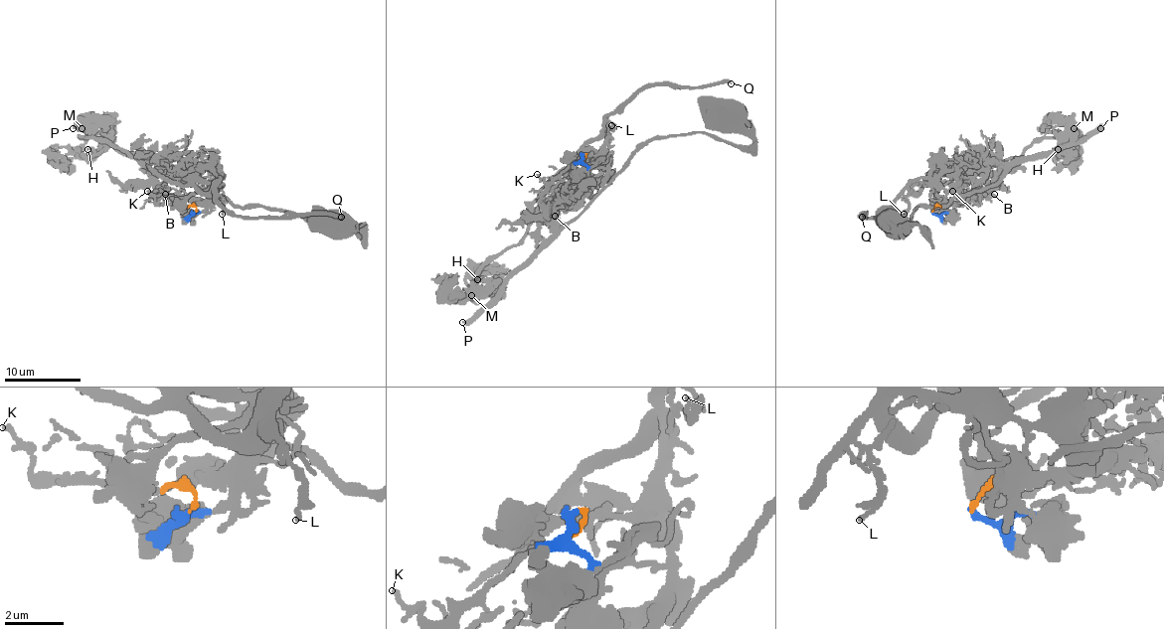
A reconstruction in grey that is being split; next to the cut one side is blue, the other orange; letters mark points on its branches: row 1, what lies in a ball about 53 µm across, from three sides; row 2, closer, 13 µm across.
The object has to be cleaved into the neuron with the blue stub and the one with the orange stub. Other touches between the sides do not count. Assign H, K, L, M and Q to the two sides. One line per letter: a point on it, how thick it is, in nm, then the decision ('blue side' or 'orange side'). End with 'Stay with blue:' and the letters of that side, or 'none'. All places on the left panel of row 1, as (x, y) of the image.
H: (87, 149) | 320 nm | blue side
K: (147, 191) | 150 nm | orange side
L: (222, 214) | 240 nm | blue side
M: (82, 128) | 320 nm | blue side
Q: (341, 217) | 360 nm | blue side
Stay with blue: H, L, M, Q

